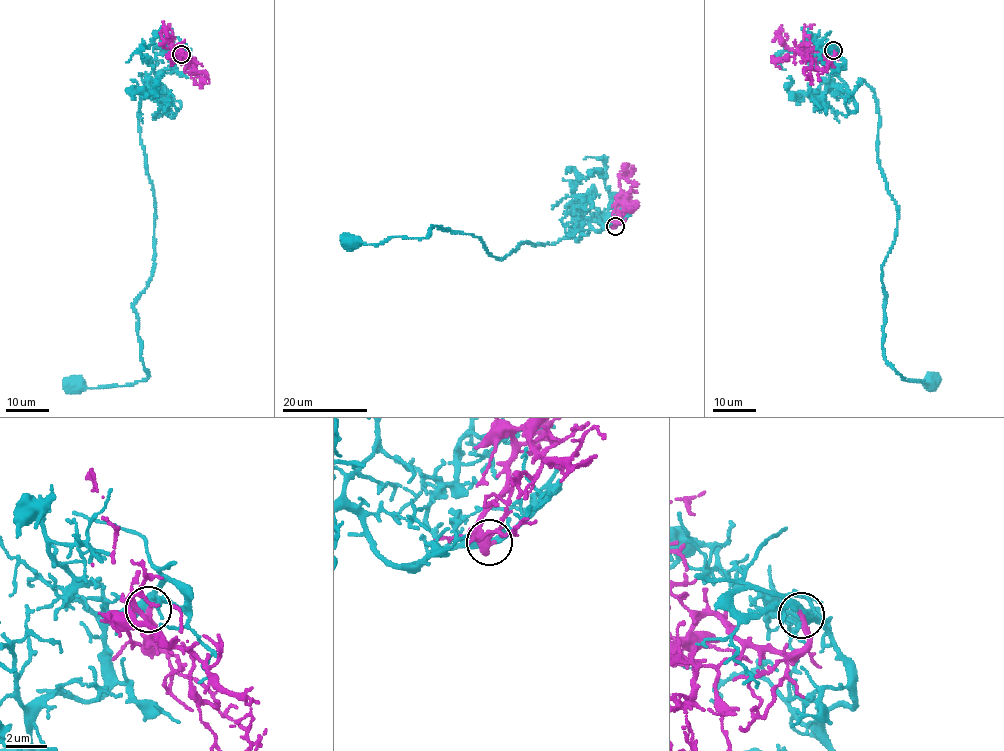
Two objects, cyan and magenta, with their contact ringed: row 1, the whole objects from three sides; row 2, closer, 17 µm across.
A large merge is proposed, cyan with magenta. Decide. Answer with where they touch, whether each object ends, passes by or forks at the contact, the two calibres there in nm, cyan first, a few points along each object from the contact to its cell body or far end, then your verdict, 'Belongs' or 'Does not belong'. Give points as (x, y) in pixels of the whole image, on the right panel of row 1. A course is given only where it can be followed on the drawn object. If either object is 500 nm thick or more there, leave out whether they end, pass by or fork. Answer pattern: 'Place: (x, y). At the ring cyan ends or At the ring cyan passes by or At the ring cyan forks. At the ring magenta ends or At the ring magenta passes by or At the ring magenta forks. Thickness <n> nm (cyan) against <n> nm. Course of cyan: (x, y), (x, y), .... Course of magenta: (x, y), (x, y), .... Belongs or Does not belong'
Place: (833, 50). At the ring cyan passes by. At the ring magenta ends. Thickness 400 nm (cyan) against 260 nm. Course of cyan: (834, 50), (846, 108), (859, 79), (874, 92), (898, 210), (883, 354), (933, 382). Course of magenta: (834, 50), (835, 55), (827, 57), (814, 49), (806, 54), (790, 49), (780, 38), (781, 26). Belongs

